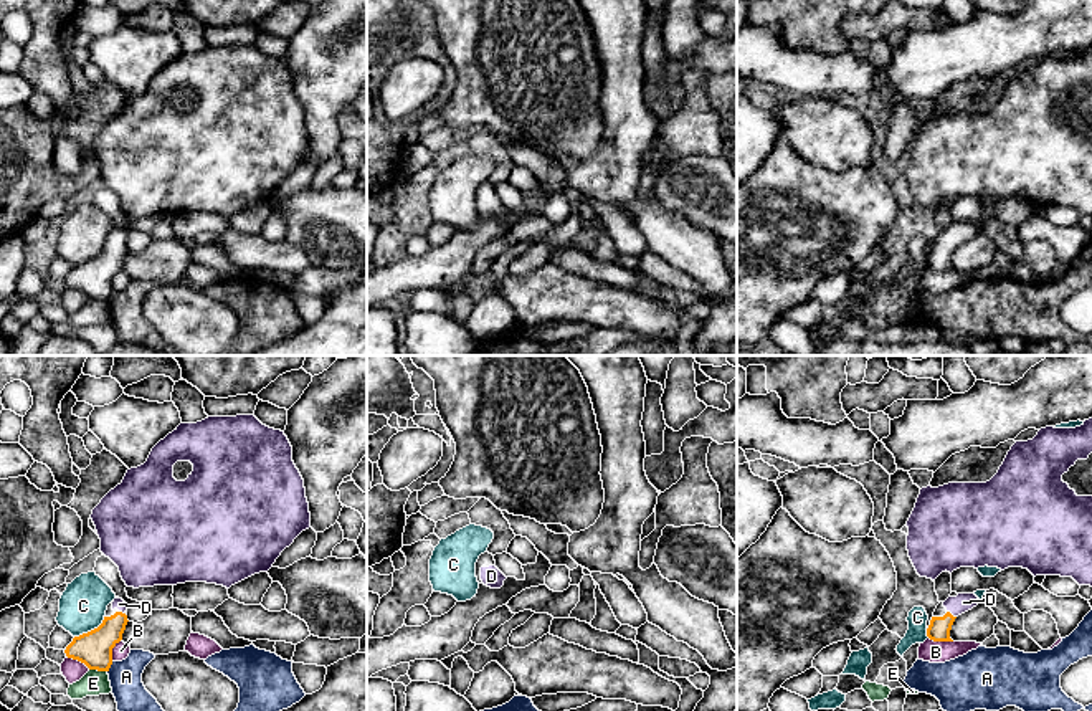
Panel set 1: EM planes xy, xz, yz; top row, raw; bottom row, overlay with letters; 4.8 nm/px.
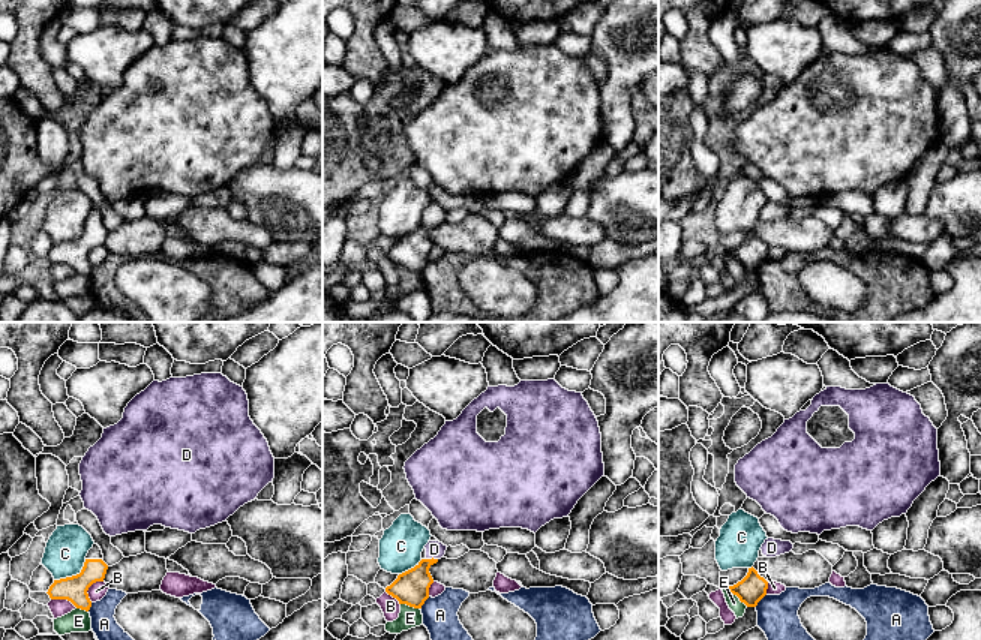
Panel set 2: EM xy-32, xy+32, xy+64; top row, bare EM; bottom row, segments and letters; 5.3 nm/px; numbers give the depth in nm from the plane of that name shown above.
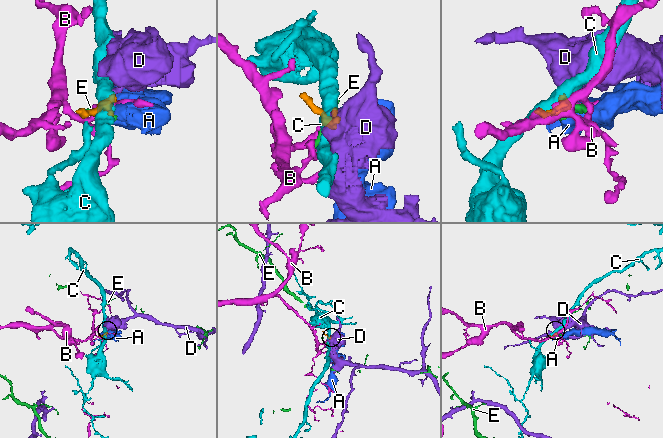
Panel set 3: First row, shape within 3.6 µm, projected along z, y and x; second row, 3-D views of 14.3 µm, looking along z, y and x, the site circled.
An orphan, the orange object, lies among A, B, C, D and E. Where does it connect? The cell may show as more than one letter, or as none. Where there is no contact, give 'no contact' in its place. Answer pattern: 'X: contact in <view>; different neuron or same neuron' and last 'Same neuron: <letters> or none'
A: contact in xy; different neuron
B: contact in yz; different neuron
C: contact in xy; different neuron
D: contact in yz; same neuron
E: contact in xy; different neuron
Same neuron: D

